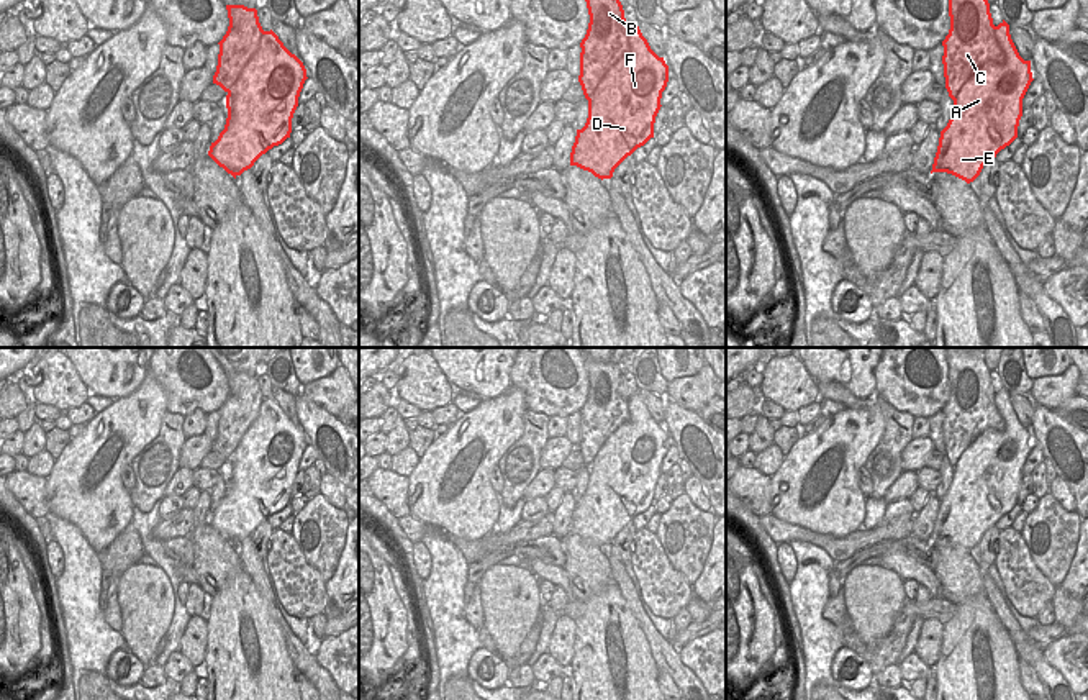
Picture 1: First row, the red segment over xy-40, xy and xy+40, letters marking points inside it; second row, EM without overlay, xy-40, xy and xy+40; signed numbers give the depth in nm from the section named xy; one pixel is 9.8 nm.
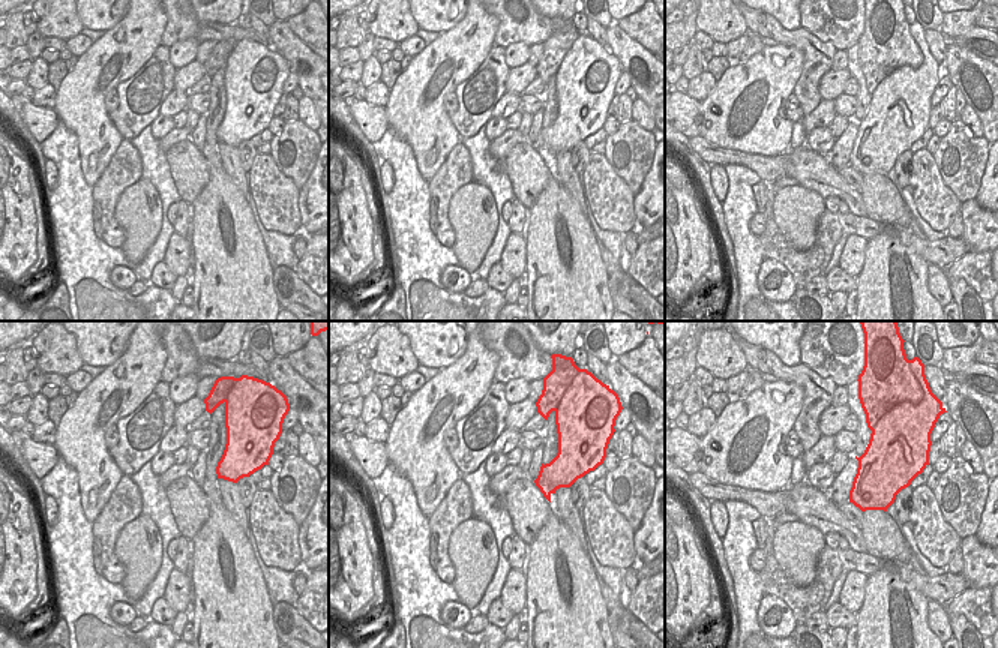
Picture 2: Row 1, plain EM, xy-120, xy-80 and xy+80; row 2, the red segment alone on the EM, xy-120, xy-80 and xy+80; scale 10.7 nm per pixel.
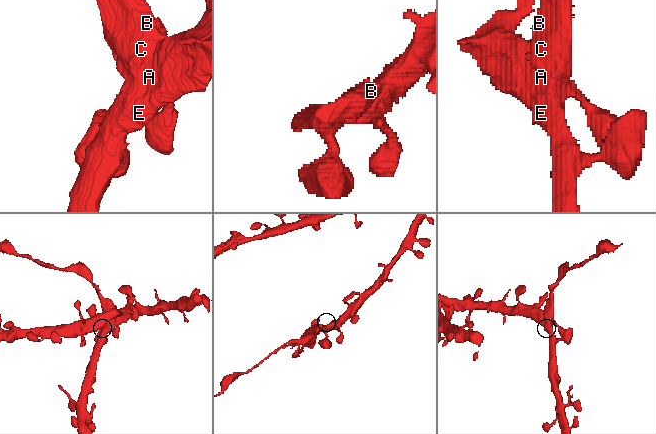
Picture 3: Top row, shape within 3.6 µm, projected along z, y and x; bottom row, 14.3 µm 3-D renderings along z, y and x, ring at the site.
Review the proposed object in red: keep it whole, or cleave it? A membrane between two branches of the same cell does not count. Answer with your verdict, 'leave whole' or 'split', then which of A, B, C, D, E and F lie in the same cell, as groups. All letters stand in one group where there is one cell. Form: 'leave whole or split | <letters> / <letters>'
split | A D E F / B C

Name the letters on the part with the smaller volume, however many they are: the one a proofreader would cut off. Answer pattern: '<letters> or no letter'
B, C

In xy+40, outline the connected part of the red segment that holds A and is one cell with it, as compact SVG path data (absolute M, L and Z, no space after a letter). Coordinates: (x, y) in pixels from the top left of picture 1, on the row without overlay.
M1004 387L995 405L1004 430L985 430L959 457L931 541L947 539L970 551L1018 505L1022 466L1034 448L1031 428L1019 423Z

